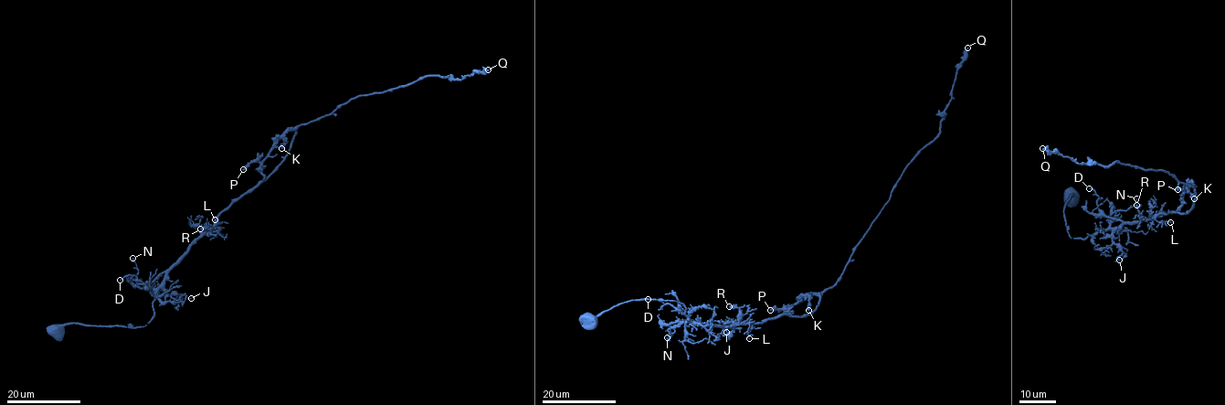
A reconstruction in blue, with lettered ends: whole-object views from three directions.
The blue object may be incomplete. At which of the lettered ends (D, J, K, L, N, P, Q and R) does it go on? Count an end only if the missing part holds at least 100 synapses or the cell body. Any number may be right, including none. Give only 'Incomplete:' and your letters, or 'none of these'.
Incomplete: none of these

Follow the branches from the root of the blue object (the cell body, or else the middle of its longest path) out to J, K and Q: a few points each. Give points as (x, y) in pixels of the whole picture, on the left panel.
J: (57, 329), (56, 326), (75, 323), (145, 326), (153, 316), (153, 303), (160, 288), (191, 298)
K: (57, 329), (75, 323), (145, 326), (172, 267), (221, 212), (269, 176), (294, 131), (287, 130), (281, 148)
Q: (57, 329), (146, 325), (172, 267), (269, 176), (300, 125), (427, 76), (459, 79), (488, 69)

